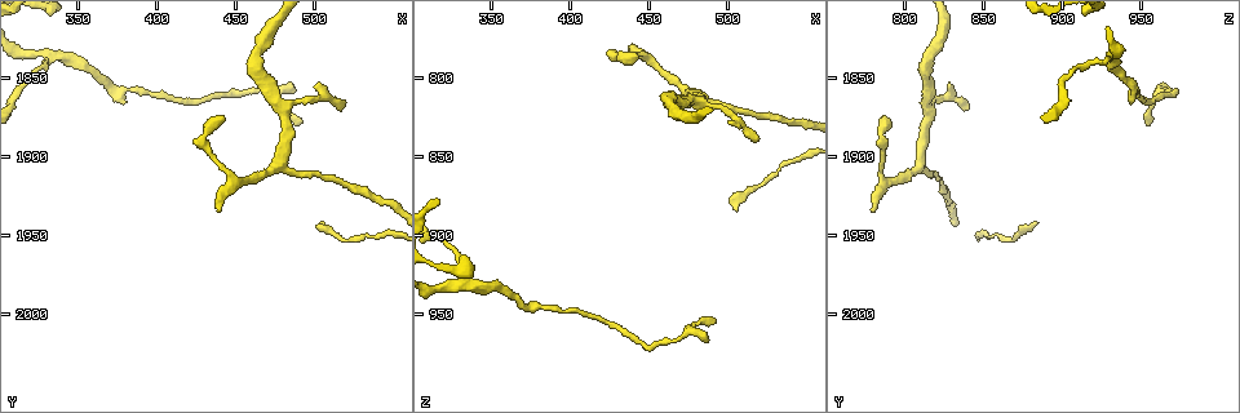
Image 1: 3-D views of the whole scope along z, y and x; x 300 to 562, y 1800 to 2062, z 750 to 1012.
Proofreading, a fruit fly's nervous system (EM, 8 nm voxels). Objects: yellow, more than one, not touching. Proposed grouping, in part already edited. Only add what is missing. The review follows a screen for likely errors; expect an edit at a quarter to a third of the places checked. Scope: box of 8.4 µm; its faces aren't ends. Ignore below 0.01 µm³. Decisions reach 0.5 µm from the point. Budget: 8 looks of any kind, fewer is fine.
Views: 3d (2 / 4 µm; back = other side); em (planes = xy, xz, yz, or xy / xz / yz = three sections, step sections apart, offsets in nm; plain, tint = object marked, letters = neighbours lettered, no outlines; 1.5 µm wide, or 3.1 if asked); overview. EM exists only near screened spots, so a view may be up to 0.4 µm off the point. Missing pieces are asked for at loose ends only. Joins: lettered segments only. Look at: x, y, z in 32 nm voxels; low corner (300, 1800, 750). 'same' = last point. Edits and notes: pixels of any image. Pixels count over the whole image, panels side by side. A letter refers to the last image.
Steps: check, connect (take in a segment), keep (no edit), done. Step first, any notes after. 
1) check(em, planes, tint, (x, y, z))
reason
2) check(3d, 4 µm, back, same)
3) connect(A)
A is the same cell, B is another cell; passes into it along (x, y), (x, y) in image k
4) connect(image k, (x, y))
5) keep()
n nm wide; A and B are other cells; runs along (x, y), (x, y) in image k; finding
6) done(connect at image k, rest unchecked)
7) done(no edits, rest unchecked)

check(3d, 4 µm, (440, 1932, 780))
branch stops here

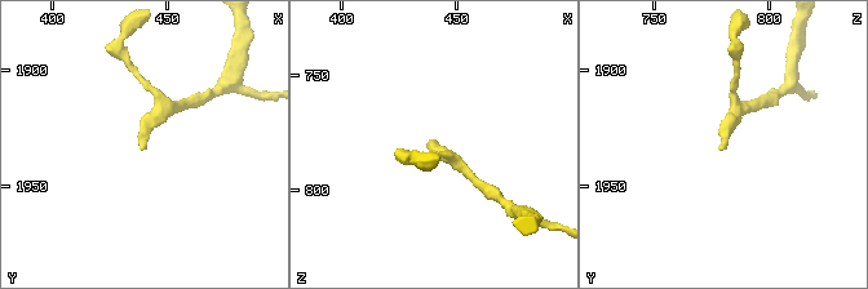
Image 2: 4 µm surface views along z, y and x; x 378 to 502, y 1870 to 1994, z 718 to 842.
check(em, xy, step 4, tint, (440, 1935, 779))

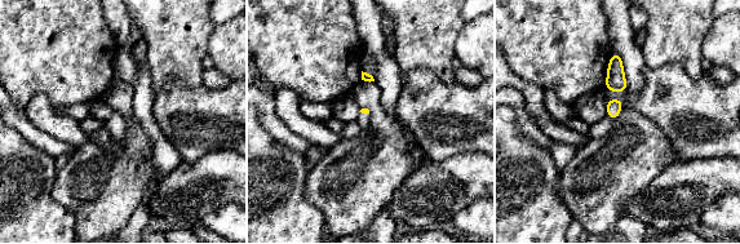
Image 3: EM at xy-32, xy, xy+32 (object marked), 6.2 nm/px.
check(em, xz, step 4, letters, same)
cut it another way

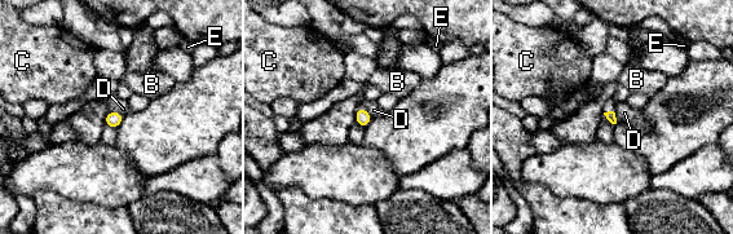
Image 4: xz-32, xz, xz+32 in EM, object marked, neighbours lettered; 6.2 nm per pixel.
keep()
B, C, D and E are other cells; none of them fits

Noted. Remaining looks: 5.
check(em, planes, plain, (516, 1870, 838))
free end

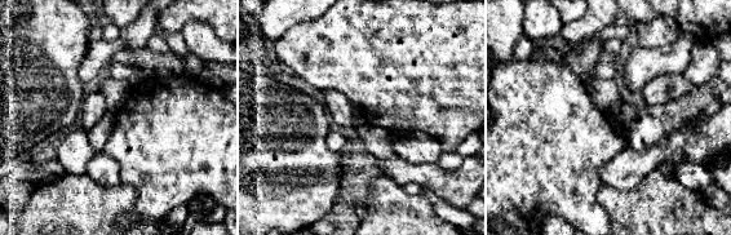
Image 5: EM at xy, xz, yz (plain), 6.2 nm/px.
check(em, planes, letters, same)

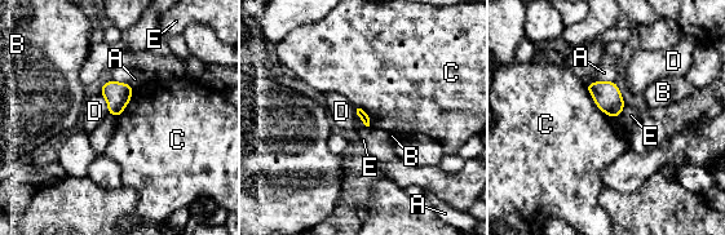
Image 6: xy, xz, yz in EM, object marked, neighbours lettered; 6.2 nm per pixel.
keep()
A, B, C, D and E are other cells; border along (584, 84), (593, 102), (610, 118) in image 6; no lettered segment goes on from it

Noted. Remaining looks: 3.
check(em, planes, letters, (492, 1878, 954))
branch stops here

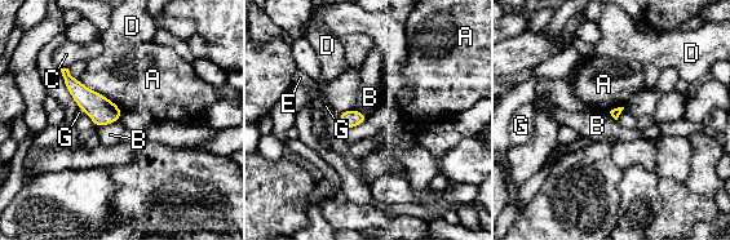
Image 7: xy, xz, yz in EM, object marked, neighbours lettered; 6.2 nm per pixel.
keep()
A, B, C, D, E and G are other cells; border along (118, 120), (97, 128) in image 7; none of them fits

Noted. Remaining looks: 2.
done(no edits, rest unchecked)

